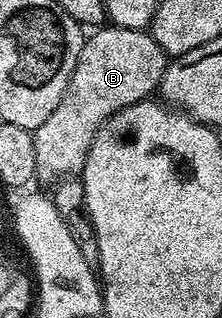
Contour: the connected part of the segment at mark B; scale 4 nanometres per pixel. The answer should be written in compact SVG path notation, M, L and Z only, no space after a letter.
M111 23L89 32L70 75L70 83L66 83L66 91L62 99L58 99L58 107L50 111L46 123L31 130L37 164L35 180L59 183L79 174L106 119L134 103L151 98L159 88L168 63L169 58L162 47L158 47L151 32Z

